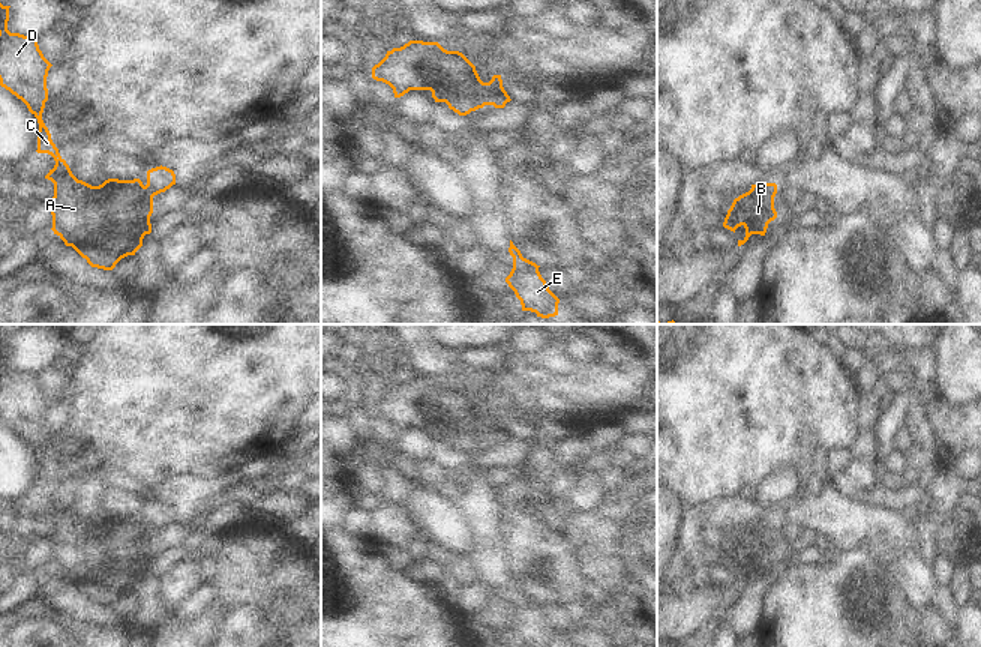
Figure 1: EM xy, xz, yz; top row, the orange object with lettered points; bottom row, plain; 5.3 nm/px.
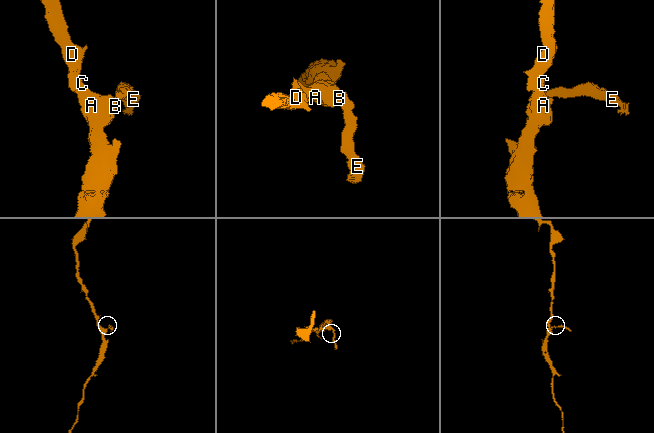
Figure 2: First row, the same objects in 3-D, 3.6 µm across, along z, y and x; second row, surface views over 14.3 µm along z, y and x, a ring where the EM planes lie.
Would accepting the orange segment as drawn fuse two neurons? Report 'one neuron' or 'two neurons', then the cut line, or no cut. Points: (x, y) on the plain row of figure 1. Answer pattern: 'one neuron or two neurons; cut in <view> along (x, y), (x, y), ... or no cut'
two neurons; cut in xz along (482, 419), (485, 440)

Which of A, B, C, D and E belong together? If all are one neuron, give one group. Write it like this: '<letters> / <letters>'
A B C D / E

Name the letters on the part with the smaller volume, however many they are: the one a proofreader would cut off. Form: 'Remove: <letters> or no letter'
Remove: E.

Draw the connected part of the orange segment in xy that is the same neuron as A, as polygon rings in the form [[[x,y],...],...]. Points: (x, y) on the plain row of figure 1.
[[[0,339],[0,422],[21,435],[28,447],[38,455],[38,489],[48,489],[56,501],[45,515],[54,519],[54,533],[48,536],[52,551],[52,567],[66,582],[72,582],[92,603],[112,606],[116,600],[142,582],[146,570],[152,569],[150,552],[153,549],[153,531],[140,515],[108,515],[99,522],[78,516],[42,456],[45,438],[48,437],[46,413],[52,402],[39,386],[32,372],[10,369],[8,366],[9,344]]]

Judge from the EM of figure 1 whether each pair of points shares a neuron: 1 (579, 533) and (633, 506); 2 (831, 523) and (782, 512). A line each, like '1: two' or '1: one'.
1: one
2: one

